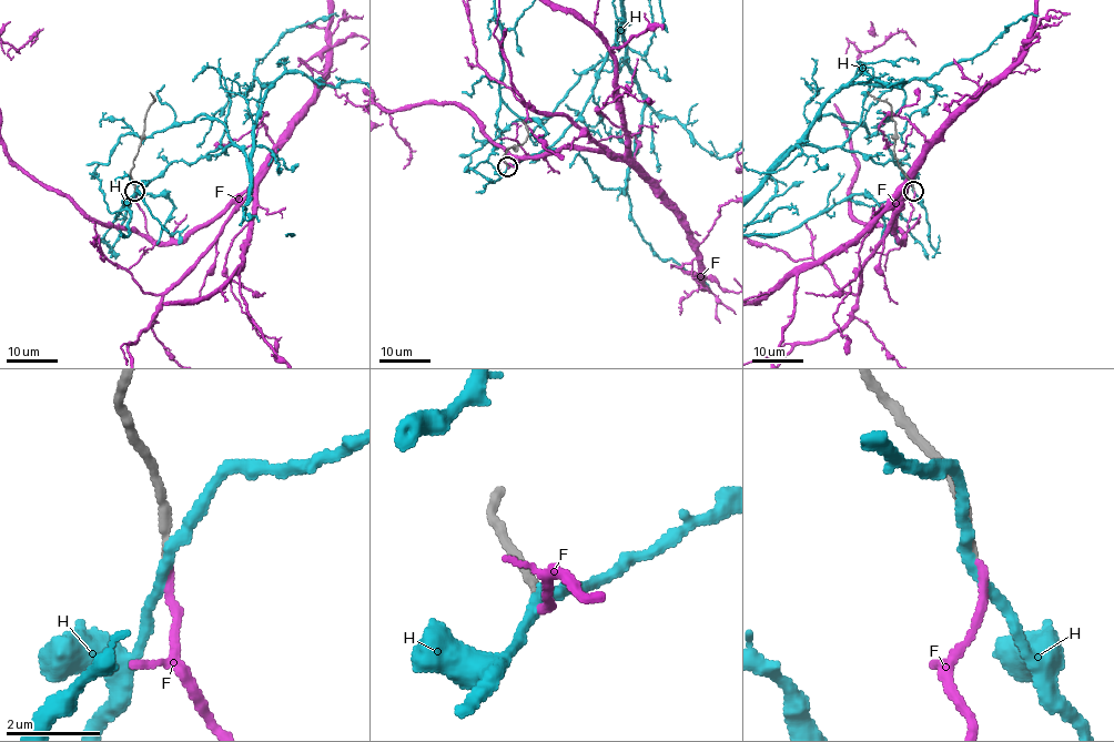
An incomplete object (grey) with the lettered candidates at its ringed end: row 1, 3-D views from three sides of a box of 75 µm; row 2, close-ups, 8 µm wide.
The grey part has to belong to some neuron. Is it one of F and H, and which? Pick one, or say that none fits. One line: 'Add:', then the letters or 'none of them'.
Add: F

